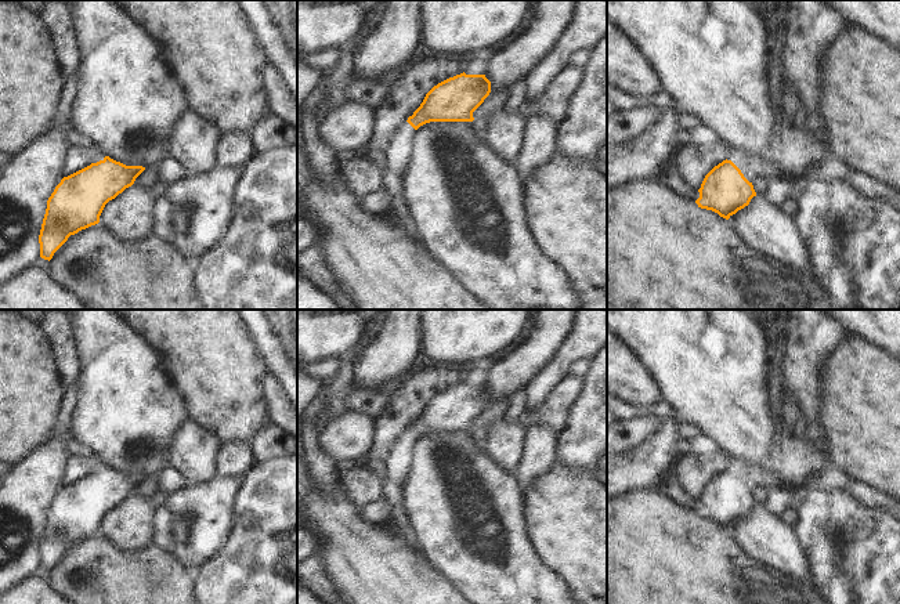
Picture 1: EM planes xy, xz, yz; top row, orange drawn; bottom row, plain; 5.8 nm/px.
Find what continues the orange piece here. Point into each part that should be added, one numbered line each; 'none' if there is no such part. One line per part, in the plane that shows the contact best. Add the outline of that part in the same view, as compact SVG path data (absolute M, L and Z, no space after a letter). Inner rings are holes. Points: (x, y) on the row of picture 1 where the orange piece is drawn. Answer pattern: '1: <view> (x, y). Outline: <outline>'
1: yz (751, 169). Outline: M730 152L727 160L731 160L749 182L755 178L765 178L767 181L774 178L767 164L759 160L749 160L742 153Z

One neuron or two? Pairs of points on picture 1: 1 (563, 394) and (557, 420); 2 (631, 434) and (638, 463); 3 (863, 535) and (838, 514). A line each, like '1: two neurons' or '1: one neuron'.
1: one neuron
2: two neurons
3: one neuron

